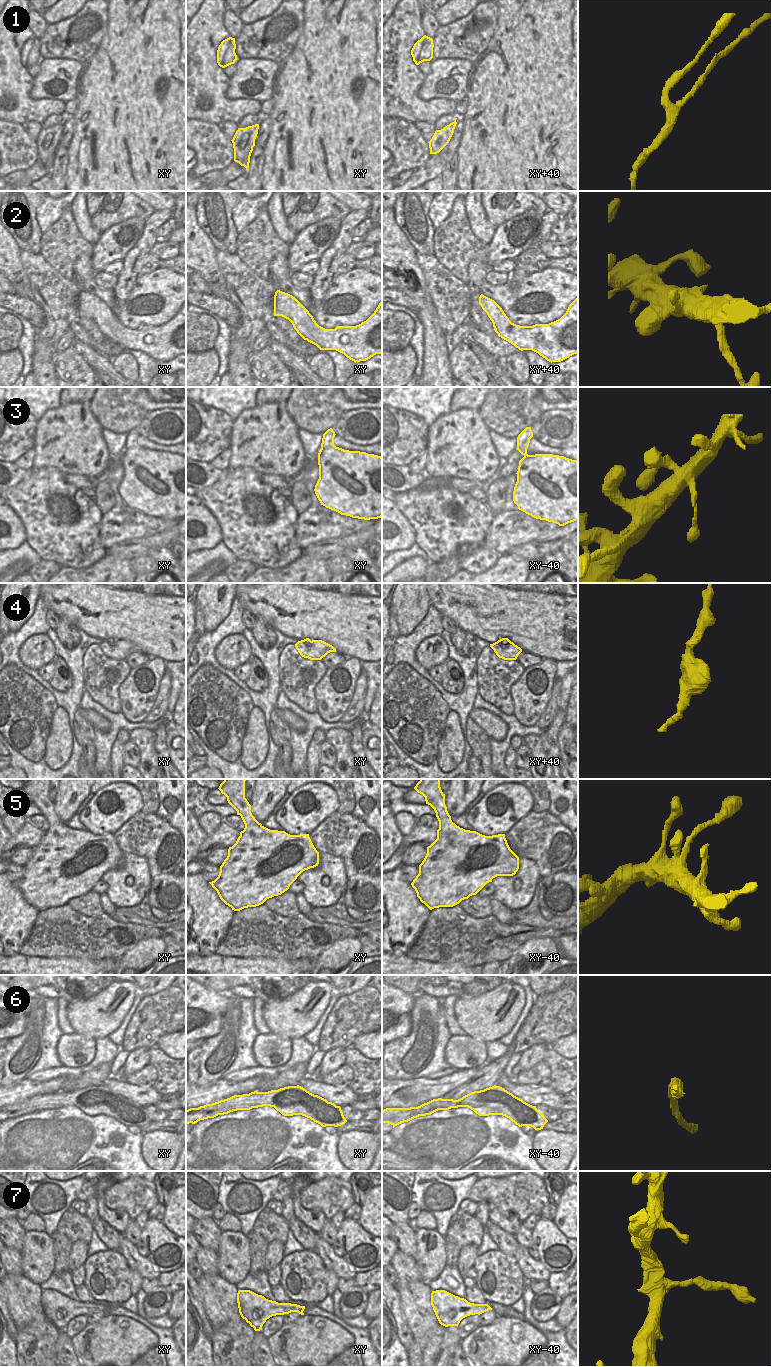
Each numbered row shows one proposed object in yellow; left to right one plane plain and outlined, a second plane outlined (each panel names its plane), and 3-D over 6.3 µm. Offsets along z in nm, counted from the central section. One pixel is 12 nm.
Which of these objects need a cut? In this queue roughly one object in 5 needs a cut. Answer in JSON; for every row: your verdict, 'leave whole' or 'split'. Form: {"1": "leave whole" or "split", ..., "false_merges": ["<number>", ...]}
{"1": "leave whole", "2": "leave whole", "3": "leave whole", "4": "leave whole", "5": "leave whole", "6": "leave whole", "7": "split", "false_merges": ["7"]}

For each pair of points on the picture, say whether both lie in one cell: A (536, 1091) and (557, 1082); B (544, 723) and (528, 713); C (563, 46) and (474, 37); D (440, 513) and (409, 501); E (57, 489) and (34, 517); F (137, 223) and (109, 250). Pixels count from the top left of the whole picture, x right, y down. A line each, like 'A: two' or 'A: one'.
A: two
B: two
C: two
D: one
E: one
F: one

